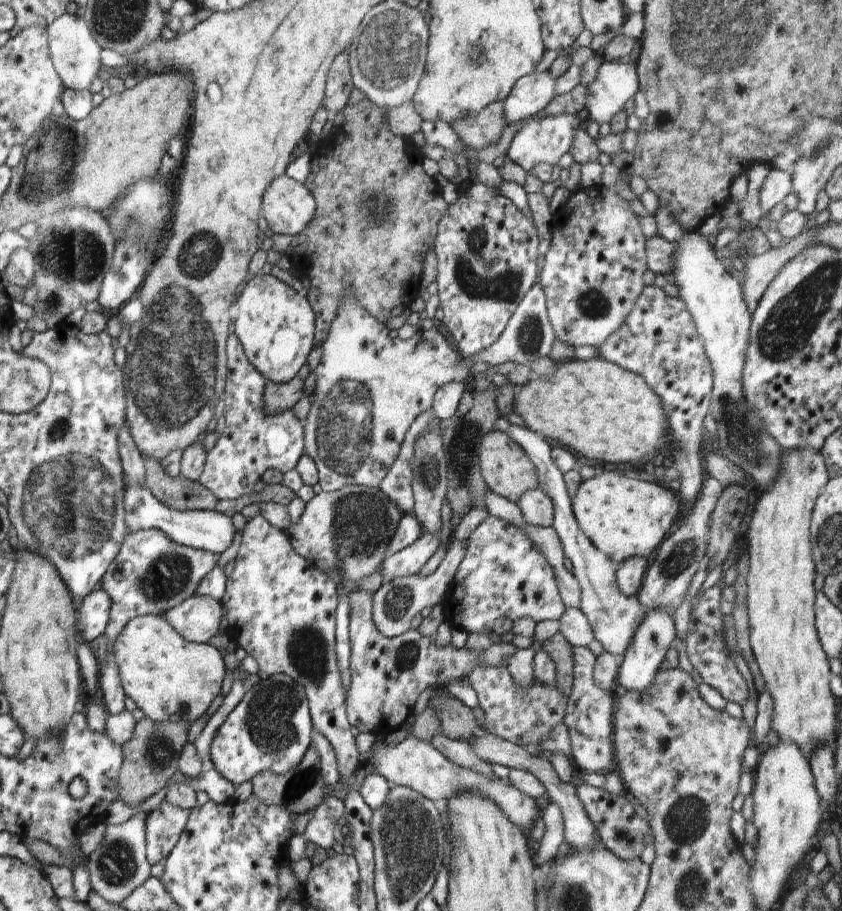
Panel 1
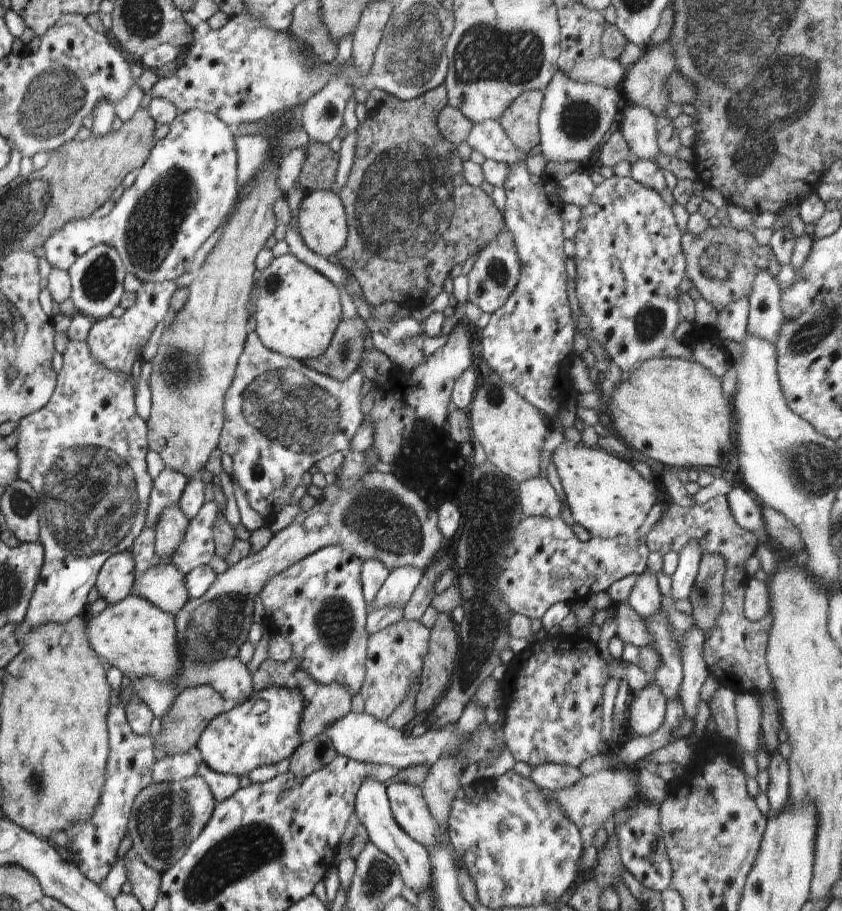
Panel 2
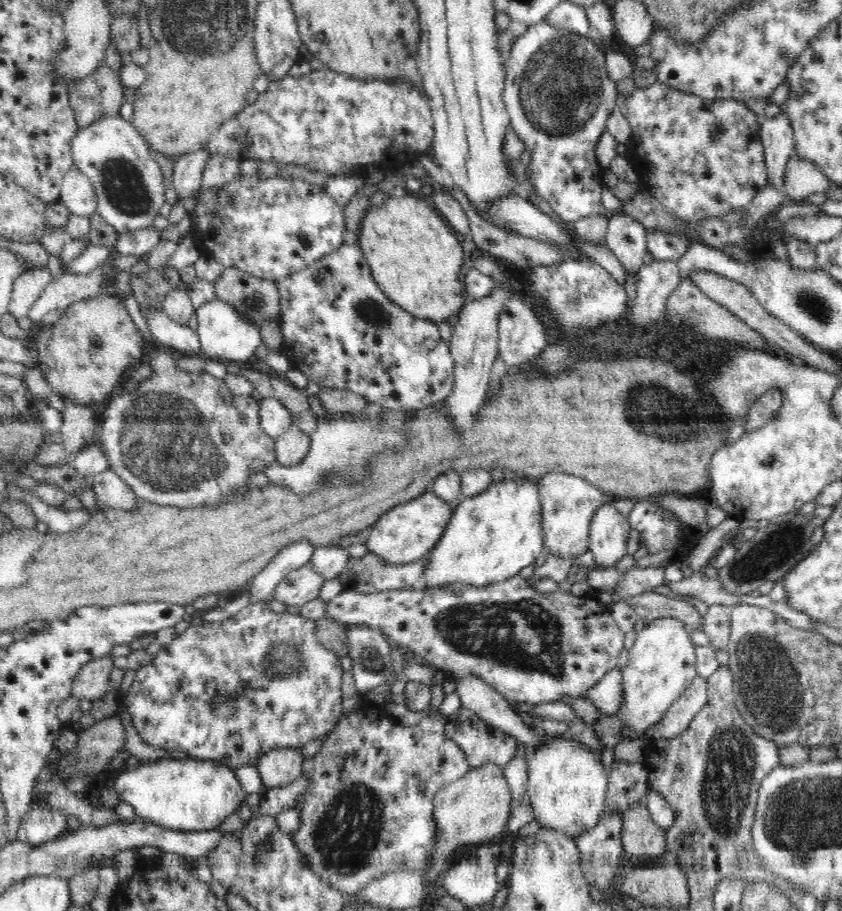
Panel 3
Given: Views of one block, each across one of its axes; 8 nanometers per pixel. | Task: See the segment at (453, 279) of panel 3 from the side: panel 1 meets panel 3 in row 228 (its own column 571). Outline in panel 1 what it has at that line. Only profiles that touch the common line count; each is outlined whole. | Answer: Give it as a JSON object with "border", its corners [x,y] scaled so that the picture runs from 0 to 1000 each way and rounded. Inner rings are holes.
{"border":[[[677,394],[660,400],[652,414],[632,414],[610,437],[610,449],[622,461],[622,465],[644,481],[665,485],[679,496],[691,498],[698,504],[715,507],[743,509],[748,505],[760,505],[766,498],[771,502],[783,497],[793,488],[784,490],[789,479],[793,481],[790,452],[783,435],[773,427],[759,411],[736,404],[717,394]]]}

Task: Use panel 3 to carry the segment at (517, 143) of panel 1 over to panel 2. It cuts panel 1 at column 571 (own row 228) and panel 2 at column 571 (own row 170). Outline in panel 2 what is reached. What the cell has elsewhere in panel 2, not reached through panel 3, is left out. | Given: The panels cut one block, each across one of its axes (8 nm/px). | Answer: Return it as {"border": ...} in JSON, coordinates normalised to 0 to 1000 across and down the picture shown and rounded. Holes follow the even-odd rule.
{"border":[[[663,77],[646,100],[639,130],[641,165],[651,178],[695,179],[739,120],[741,106],[735,97],[684,90]]]}

